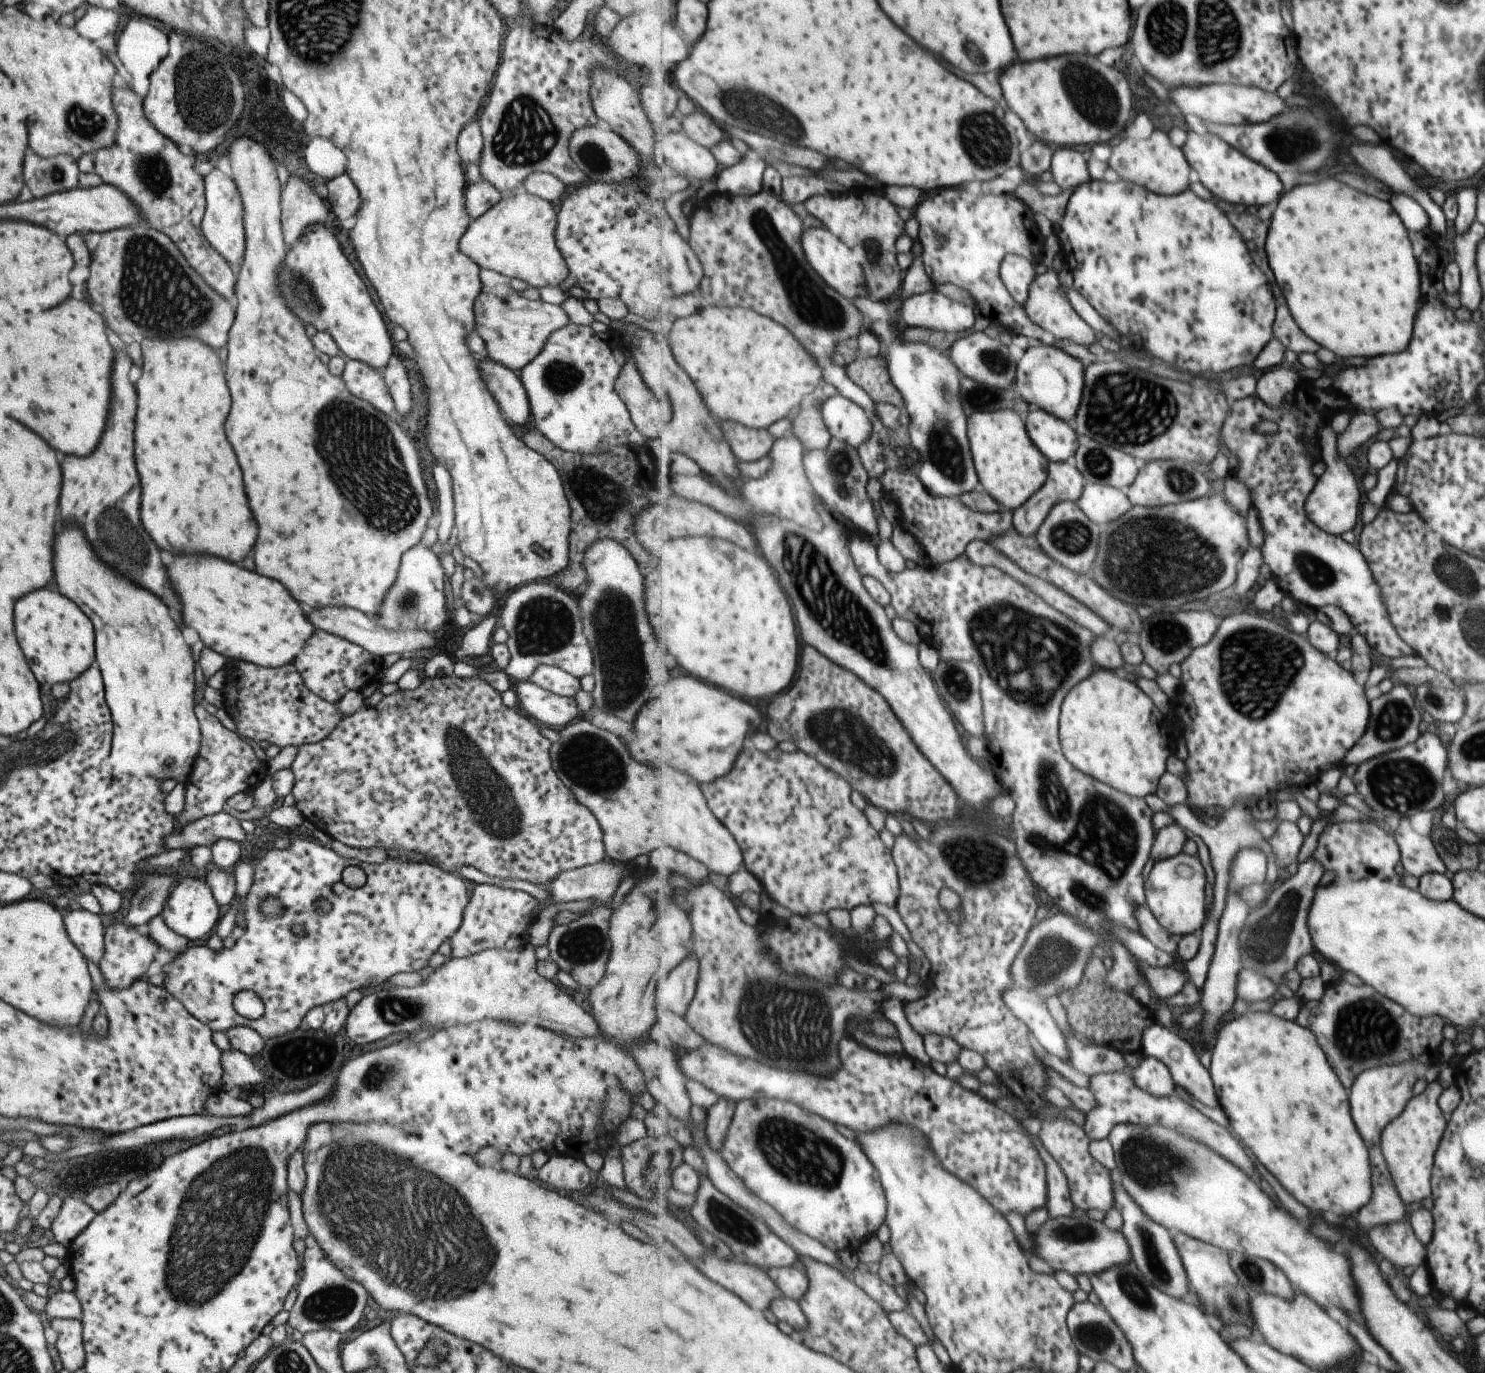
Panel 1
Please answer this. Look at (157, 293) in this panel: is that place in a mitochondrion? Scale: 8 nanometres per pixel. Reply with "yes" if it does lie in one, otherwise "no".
yes

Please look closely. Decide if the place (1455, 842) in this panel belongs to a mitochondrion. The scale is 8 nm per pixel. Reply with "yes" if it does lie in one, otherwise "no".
no

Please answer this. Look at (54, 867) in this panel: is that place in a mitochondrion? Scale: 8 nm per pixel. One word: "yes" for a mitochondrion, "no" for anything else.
no

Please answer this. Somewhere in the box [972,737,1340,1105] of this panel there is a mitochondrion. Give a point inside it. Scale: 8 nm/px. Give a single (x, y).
(1088, 817)

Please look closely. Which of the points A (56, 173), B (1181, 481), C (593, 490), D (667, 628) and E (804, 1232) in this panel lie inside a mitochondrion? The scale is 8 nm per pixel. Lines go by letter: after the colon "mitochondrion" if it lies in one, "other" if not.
A: mitochondrion
B: mitochondrion
C: mitochondrion
D: other
E: other

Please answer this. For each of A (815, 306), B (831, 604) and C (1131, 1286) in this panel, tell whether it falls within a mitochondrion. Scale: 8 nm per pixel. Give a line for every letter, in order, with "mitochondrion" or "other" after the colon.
A: mitochondrion
B: mitochondrion
C: mitochondrion

